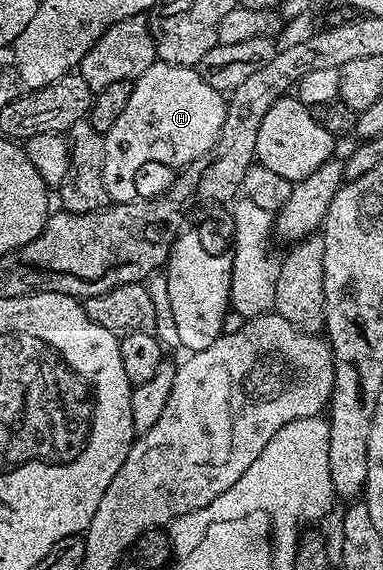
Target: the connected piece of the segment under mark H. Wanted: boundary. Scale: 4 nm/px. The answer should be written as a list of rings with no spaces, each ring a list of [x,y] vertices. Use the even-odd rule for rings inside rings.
[[[154,62],[133,83],[130,102],[122,117],[104,135],[104,184],[112,203],[130,203],[137,198],[136,178],[147,163],[183,169],[206,154],[218,141],[226,99],[206,81],[196,67]]]

